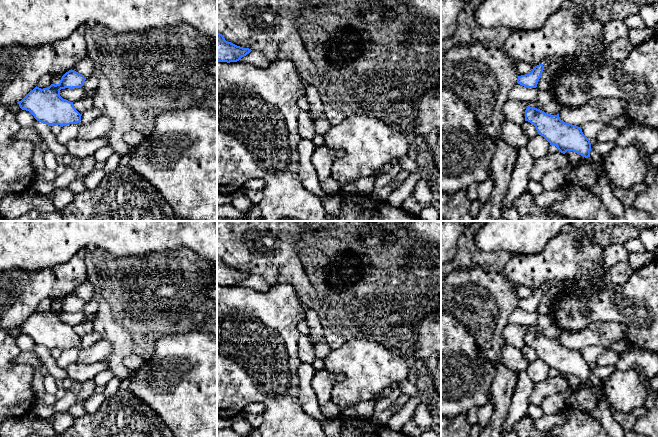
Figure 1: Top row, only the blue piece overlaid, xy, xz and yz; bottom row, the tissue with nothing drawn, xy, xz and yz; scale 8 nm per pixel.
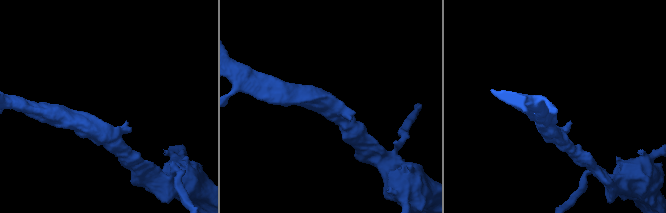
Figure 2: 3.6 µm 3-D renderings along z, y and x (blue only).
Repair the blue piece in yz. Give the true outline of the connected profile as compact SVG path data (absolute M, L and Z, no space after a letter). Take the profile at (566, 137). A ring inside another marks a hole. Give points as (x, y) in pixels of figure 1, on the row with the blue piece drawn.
M528 105L525 110L525 121L533 124L538 134L550 145L556 146L559 152L565 154L567 151L573 151L585 158L590 157L591 143L581 127L565 123L559 114L547 114Z

